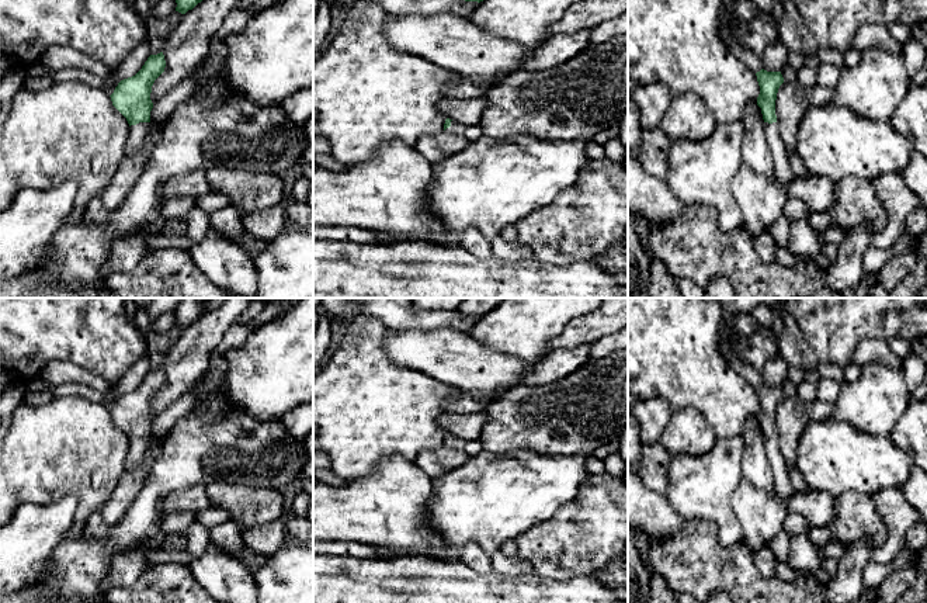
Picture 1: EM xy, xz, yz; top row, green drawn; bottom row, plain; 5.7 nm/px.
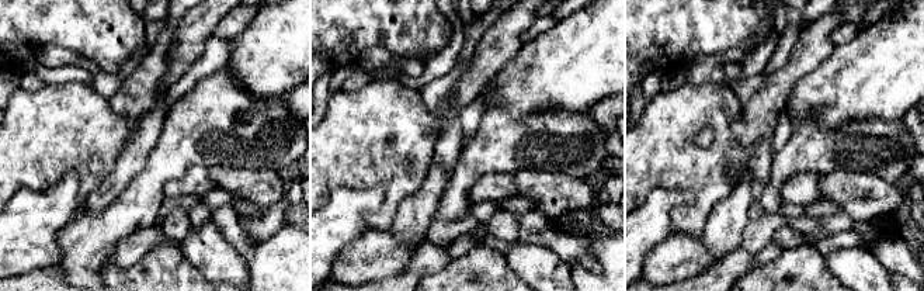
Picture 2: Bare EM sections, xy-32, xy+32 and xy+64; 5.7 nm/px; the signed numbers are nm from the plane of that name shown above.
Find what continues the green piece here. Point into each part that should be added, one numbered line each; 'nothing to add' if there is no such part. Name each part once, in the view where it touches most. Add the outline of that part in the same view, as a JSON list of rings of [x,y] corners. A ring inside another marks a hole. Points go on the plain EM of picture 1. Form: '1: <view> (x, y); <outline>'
1: xy (138, 447); [[[139,437],[129,441],[129,450],[125,461],[125,471],[139,467],[149,448],[150,437]]]

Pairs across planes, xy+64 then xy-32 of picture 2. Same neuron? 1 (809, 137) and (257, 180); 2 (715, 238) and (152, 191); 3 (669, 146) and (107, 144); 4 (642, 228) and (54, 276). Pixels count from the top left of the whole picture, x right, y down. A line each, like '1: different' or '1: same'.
1: different
2: different
3: same
4: different

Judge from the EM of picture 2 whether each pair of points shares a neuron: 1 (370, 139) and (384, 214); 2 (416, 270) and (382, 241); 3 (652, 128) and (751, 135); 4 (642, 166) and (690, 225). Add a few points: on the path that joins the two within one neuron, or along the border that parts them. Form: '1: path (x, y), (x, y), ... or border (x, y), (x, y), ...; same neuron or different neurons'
1: path (388, 158), (391, 196); same neuron
2: border (419, 246), (410, 263), (400, 273), (392, 276); different neurons
3: border (742, 104), (733, 124), (740, 166); different neurons
4: path (664, 166), (674, 166), (700, 191), (700, 203); same neuron

